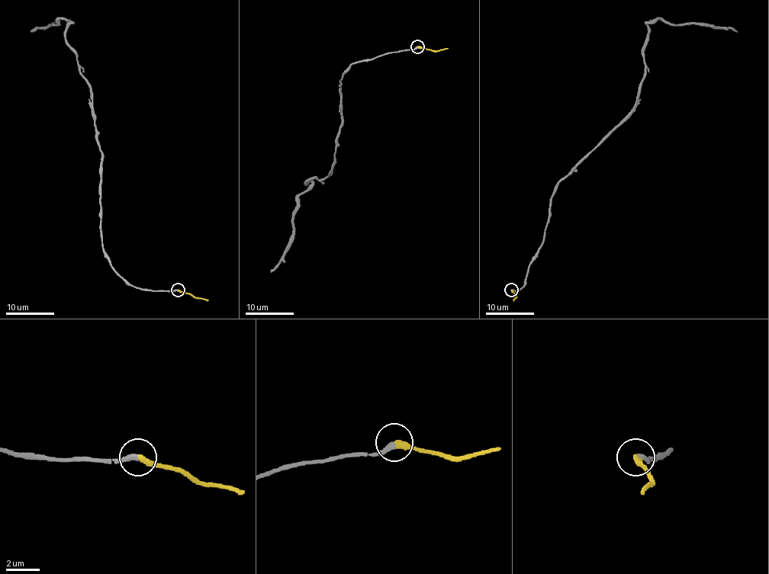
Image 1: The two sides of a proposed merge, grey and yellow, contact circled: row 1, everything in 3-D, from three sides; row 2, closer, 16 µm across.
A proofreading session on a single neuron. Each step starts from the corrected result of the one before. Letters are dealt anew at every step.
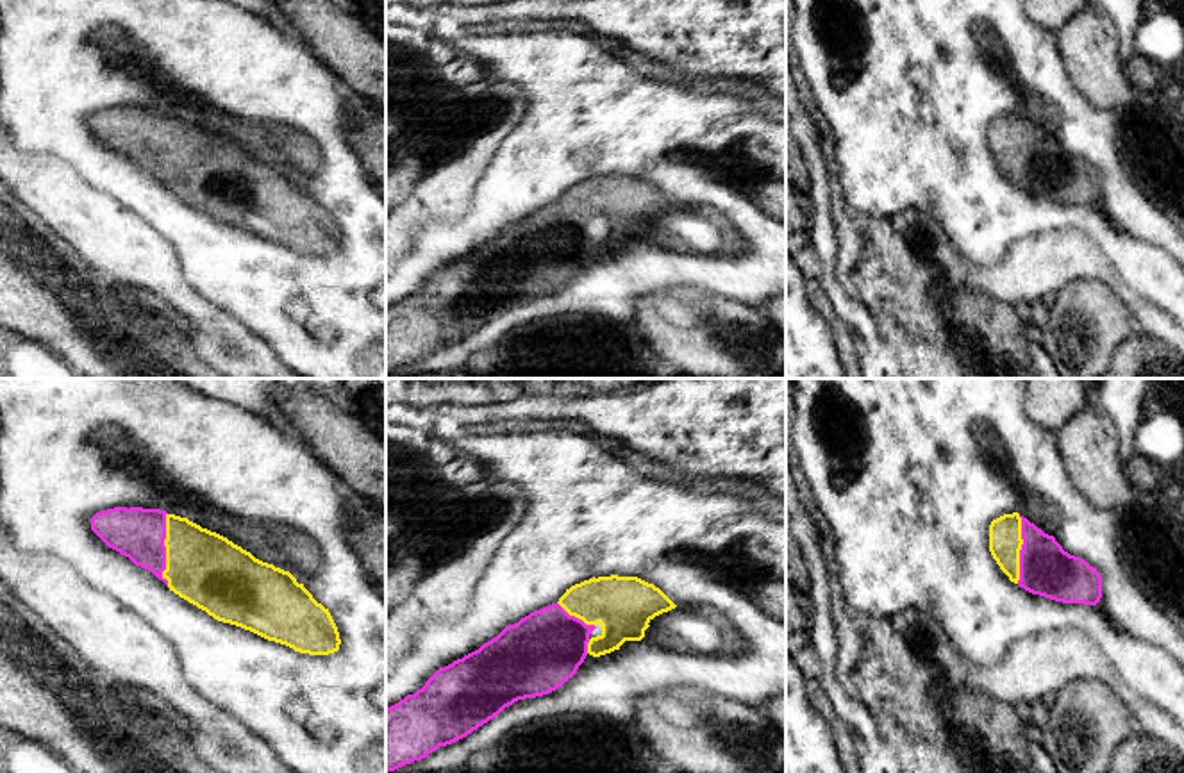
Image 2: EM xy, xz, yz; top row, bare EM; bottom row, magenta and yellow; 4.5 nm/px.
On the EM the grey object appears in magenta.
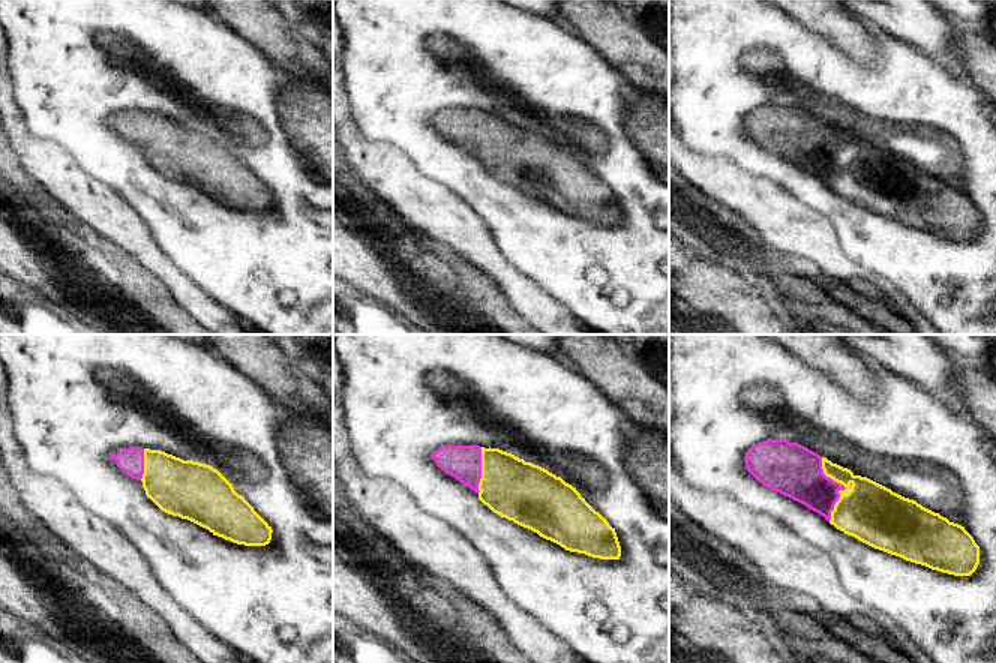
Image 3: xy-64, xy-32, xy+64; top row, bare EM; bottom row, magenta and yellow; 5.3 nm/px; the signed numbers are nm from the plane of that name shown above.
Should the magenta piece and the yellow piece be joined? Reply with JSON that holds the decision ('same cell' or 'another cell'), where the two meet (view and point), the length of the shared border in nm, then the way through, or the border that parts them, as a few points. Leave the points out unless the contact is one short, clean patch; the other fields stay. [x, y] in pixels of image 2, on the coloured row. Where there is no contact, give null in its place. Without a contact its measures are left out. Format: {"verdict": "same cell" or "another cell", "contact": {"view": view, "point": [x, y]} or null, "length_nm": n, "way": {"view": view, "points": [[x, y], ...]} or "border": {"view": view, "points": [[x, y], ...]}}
{"verdict": "same cell", "contact": {"view": "xy", "point": [165, 548]}, "length_nm": 320}

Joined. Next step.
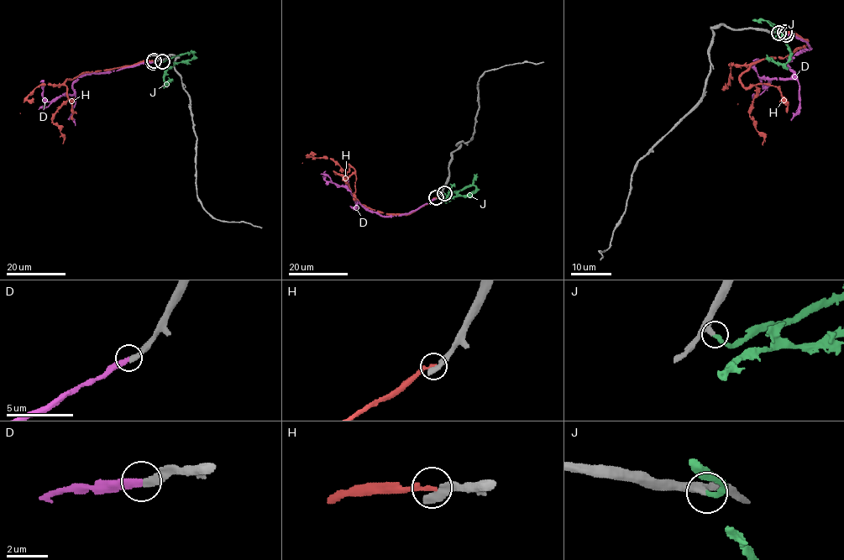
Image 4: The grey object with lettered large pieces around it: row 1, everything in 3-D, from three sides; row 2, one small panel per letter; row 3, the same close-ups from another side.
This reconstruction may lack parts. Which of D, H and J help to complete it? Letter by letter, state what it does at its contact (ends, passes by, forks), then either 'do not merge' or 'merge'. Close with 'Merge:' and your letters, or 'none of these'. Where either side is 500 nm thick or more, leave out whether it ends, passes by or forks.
D: it ends | merge
H: it ends | do not merge
J: it ends | merge
Merge: D, J

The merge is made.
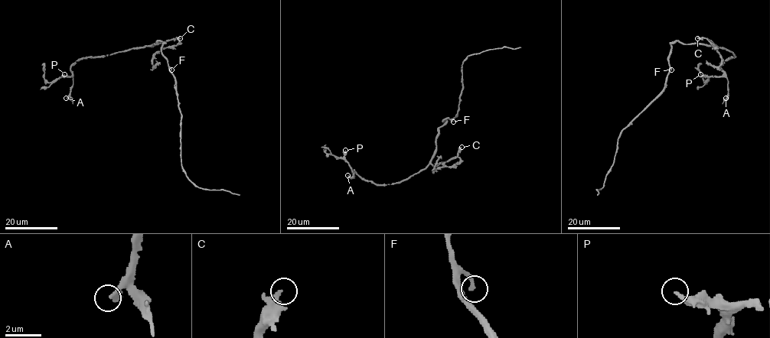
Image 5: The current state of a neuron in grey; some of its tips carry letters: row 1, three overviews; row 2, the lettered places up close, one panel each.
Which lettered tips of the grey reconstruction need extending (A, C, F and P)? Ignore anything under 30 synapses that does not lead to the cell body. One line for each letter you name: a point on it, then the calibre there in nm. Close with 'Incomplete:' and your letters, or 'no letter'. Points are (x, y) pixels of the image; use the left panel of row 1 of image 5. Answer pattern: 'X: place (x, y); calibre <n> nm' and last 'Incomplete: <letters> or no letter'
F: place (171, 69); calibre 220 nm
Incomplete: F

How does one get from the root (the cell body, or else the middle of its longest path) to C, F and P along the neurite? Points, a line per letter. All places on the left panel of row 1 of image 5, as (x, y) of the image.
C: (161, 48), (164, 43), (159, 40), (150, 46), (180, 38)
F: (161, 48), (161, 54), (171, 69)
P: (161, 48), (164, 43), (158, 40), (109, 54), (79, 58), (70, 66), (72, 75), (66, 77), (64, 74)

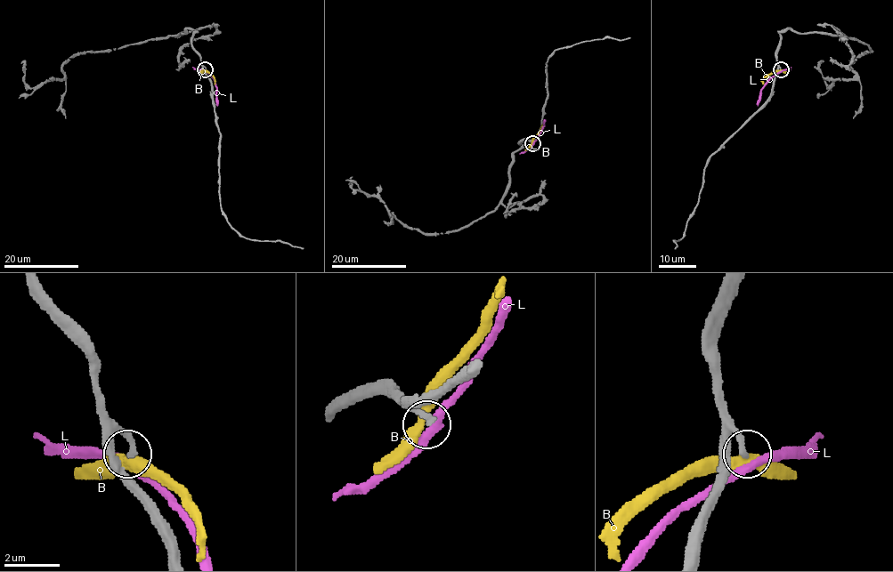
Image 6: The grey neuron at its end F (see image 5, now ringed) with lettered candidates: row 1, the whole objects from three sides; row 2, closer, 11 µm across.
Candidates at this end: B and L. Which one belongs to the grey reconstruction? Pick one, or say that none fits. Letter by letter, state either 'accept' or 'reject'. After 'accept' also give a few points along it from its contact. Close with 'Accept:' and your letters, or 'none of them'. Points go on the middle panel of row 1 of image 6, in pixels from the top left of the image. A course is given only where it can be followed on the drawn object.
B: reject
L: reject
Accept: none of them

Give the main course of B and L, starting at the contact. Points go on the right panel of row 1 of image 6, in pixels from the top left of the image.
B: (781, 69), (773, 70), (762, 84)
L: (781, 70), (761, 92), (757, 105)

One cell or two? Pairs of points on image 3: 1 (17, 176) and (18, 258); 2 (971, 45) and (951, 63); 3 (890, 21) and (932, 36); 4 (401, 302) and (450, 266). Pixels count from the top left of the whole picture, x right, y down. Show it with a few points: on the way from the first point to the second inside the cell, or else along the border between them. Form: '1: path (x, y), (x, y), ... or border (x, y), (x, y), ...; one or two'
1: border (15, 228), (42, 258); two
2: border (951, 21), (959, 39), (968, 80); two
3: path (900, 21), (917, 21), (921, 26); one
4: border (389, 266), (411, 299); two

